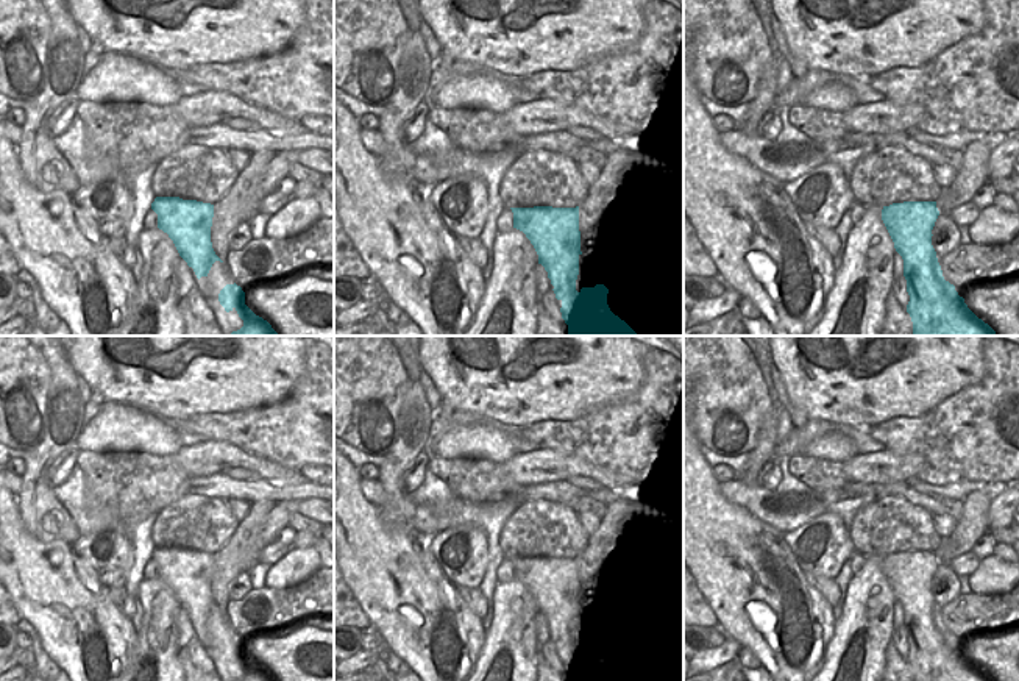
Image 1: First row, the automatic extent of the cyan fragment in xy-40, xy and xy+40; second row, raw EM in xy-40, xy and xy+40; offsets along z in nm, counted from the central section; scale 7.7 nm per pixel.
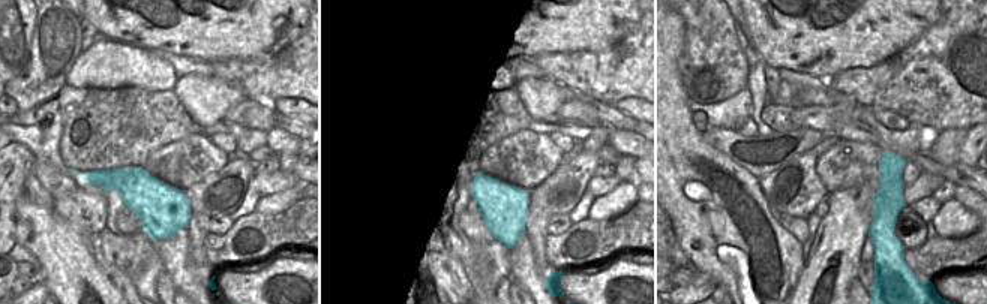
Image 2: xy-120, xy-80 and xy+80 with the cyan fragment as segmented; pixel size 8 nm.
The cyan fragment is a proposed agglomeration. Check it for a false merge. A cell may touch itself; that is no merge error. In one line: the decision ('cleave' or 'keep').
keep

